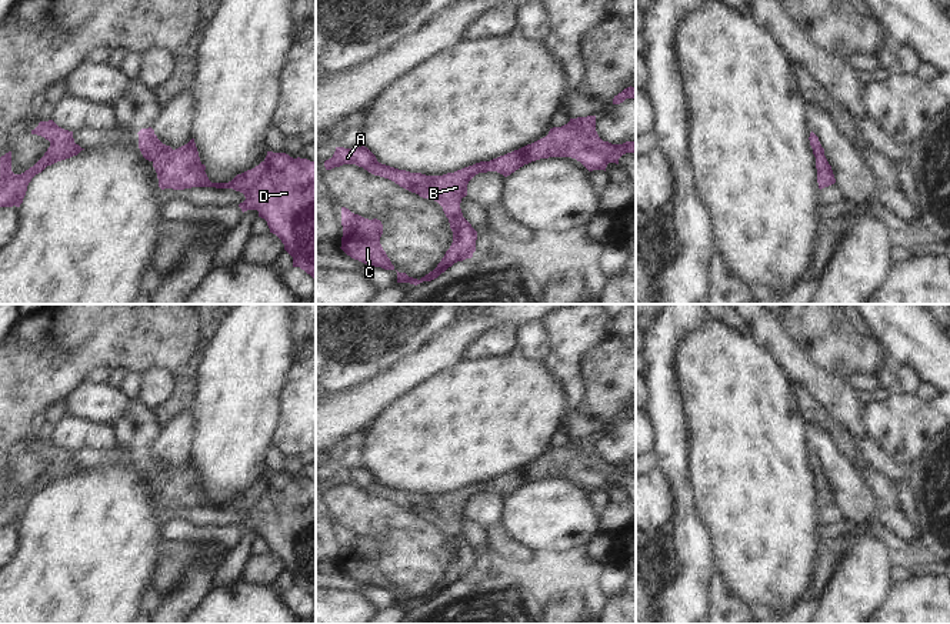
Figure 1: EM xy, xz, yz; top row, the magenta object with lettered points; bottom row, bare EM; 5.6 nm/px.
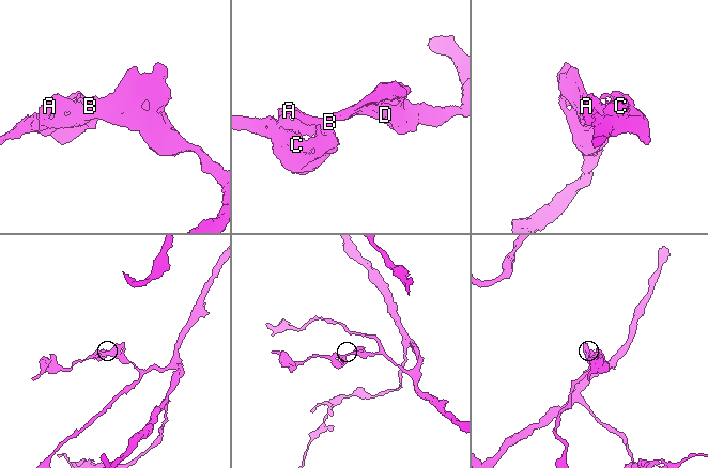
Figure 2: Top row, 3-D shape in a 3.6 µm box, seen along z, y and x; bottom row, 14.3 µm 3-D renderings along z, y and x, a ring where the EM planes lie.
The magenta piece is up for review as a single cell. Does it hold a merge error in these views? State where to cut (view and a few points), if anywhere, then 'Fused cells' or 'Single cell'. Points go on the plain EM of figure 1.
No split. Single cell

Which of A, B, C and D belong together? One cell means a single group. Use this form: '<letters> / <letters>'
A B C D

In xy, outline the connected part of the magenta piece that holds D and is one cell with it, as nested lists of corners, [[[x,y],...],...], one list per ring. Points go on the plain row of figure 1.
[[[151,447],[141,448],[137,454],[139,468],[143,477],[153,483],[161,510],[216,507],[243,513],[246,520],[239,524],[241,531],[257,530],[259,537],[267,541],[270,553],[281,560],[284,570],[293,577],[293,587],[300,587],[316,600],[316,481],[267,471],[266,478],[254,488],[237,494],[229,503],[211,503],[204,491],[206,485],[200,481],[194,458],[173,470],[157,458]]]

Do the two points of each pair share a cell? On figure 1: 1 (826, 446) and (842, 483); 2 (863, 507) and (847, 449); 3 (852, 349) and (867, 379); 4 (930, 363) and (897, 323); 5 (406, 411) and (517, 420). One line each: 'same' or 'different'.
1: same
2: different
3: different
4: same
5: same

